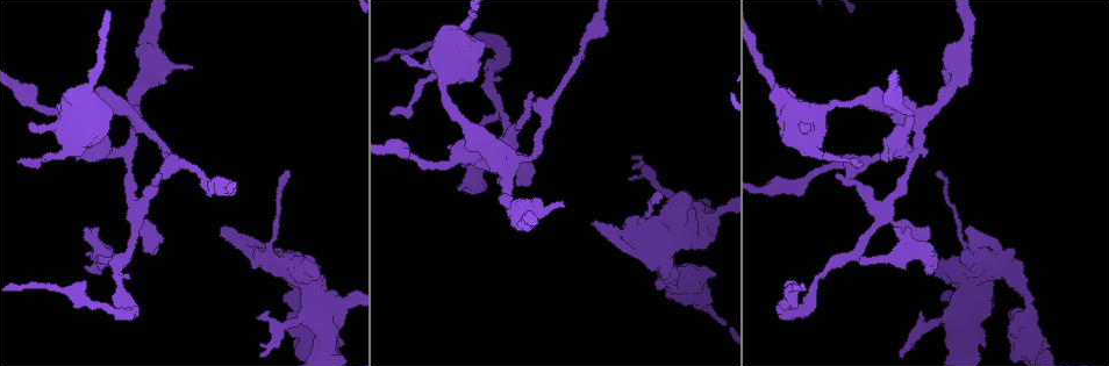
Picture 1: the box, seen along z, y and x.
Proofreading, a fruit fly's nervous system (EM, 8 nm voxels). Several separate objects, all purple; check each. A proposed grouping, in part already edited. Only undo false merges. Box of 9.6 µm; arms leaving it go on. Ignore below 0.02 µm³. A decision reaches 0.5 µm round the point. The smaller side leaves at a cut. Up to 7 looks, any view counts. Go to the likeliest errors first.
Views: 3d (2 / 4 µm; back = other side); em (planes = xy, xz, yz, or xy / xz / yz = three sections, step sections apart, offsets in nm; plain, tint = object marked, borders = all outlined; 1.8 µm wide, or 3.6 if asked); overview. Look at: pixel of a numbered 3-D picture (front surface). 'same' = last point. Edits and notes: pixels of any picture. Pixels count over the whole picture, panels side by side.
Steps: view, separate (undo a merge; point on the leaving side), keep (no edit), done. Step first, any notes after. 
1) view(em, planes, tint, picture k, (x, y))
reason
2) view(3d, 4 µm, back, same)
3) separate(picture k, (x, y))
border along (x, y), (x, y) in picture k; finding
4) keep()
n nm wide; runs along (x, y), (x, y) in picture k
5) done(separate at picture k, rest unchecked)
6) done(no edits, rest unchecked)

view(em, 3.6 µm, planes, tint, picture 1, (504, 52))
abrupt turn

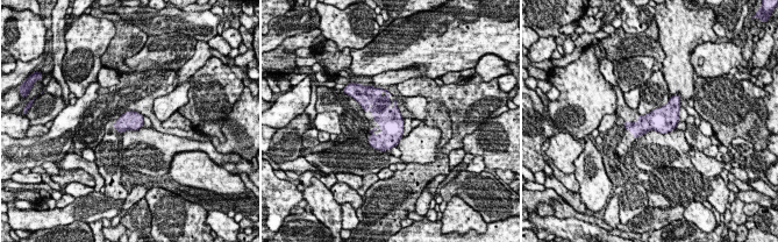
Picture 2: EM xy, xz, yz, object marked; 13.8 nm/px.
keep()
260 nm wide; continuous, no second neuron

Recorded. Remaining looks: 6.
view(em, 3.6 µm, yz, step 4, tint, picture 1, (86, 109))
thick turns thin

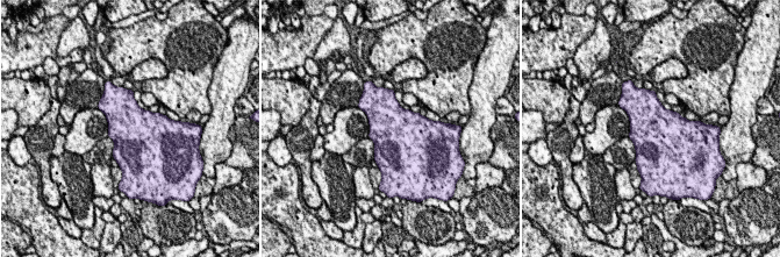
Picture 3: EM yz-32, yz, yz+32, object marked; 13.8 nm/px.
view(em, 3.6 µm, xy, step 16, tint, same)
cut it another way

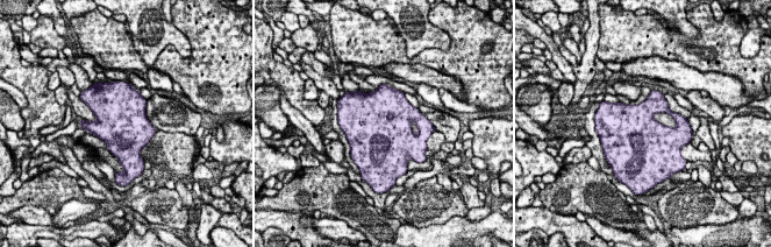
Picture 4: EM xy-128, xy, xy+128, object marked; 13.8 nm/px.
keep()
continuous, no second neuron

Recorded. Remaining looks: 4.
view(em, yz, step 8, tint, picture 1, (507, 140))

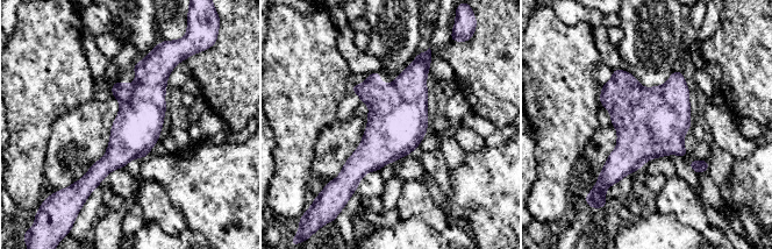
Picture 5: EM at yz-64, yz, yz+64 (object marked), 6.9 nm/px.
keep()
runs along (156, 57), (137, 127), (95, 180) in picture 5; one neuron here

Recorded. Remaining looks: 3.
done(no edits, rest unchecked)

